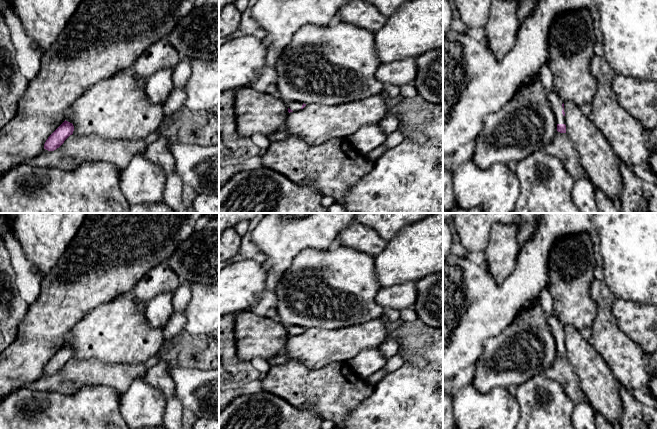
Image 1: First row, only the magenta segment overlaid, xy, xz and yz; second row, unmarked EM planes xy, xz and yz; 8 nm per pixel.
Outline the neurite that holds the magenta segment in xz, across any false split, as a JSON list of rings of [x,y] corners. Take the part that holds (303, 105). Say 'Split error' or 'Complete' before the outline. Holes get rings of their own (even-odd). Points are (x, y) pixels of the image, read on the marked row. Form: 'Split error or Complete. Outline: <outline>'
Split error. Outline: [[[292,101],[292,102],[288,102],[288,112],[296,112],[296,111],[300,111],[301,109],[303,109],[306,104],[298,102],[298,101]]]

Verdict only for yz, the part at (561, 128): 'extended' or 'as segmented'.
extended

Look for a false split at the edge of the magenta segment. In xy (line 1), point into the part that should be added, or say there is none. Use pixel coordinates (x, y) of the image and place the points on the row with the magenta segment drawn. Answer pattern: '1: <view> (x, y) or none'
1: none

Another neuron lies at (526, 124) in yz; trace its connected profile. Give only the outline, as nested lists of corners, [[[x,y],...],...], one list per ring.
[[[539,75],[532,83],[523,85],[499,111],[485,117],[471,160],[481,169],[488,169],[494,164],[519,162],[535,151],[544,150],[557,133],[555,115]]]

